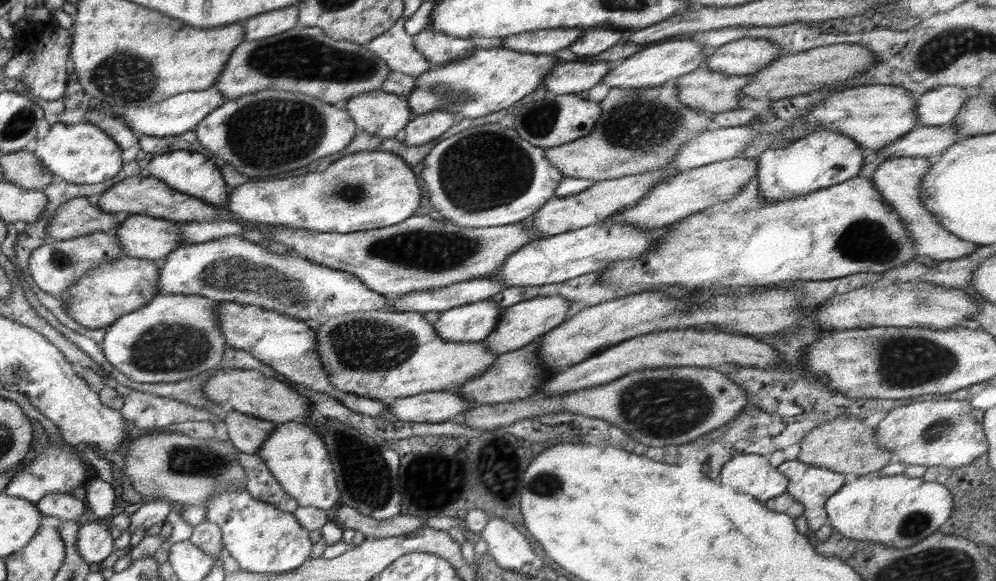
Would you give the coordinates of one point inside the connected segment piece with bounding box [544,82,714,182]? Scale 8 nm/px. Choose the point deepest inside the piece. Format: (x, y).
(640, 130)

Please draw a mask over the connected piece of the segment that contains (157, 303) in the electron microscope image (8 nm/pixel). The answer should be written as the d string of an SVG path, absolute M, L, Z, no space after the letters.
M158 294L150 303L118 318L106 326L102 339L104 364L117 368L130 380L144 383L176 382L198 375L210 369L217 369L224 351L231 348L226 344L218 326L214 307L218 301L200 295Z

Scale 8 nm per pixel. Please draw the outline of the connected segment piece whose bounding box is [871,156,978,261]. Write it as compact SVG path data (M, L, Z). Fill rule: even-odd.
M901 156L886 159L874 171L874 176L871 178L872 184L880 192L880 196L896 210L901 224L904 225L904 230L908 232L908 236L914 242L916 254L929 256L937 261L966 256L968 253L972 253L974 249L978 249L978 245L966 242L948 230L944 230L920 200L920 181L924 179L930 165L932 165L932 159L927 157Z

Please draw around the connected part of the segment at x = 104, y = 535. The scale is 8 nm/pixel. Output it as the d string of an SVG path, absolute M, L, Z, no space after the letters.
M98 520L81 525L76 535L76 549L84 562L102 563L111 555L114 538L108 532L108 524L98 524Z

